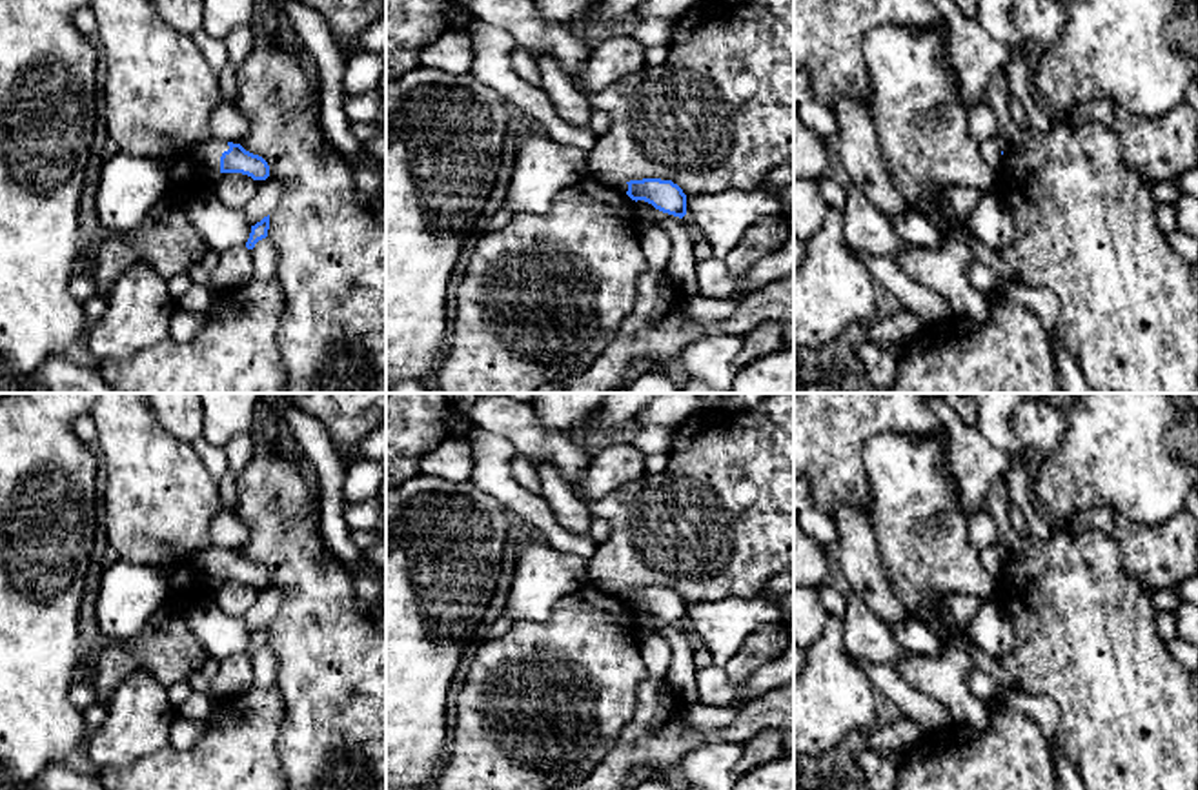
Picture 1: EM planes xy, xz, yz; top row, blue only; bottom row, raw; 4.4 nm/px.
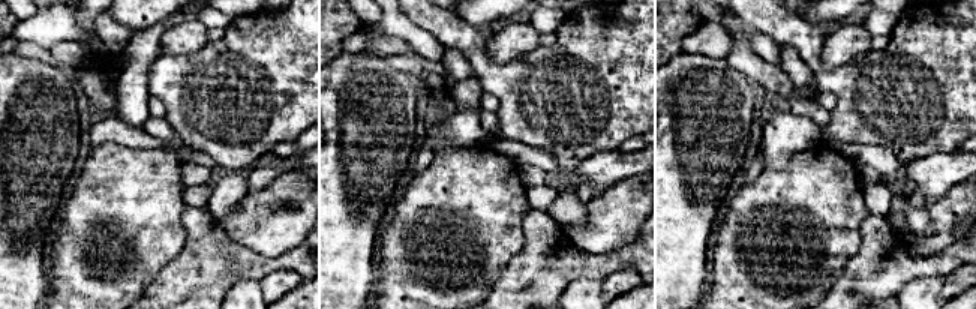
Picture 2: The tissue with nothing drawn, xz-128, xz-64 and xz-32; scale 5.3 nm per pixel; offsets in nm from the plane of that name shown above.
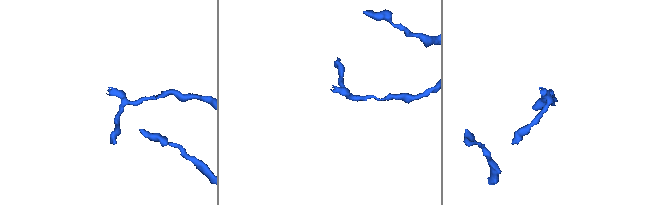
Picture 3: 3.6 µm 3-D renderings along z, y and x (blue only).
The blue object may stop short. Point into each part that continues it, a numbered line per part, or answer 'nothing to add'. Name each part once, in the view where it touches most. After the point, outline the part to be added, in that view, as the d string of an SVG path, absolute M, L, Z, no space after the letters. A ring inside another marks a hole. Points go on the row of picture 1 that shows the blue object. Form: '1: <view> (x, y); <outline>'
1: xy (208, 153); M211 138L197 147L193 147L191 153L197 157L197 160L202 166L220 171L220 157L228 149L229 149L228 142Z

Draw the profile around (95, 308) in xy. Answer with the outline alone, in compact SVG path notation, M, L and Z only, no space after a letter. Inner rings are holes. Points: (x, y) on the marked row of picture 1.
M95 295L87 302L84 302L84 313L89 320L89 324L98 322L107 311L107 297L106 295Z

